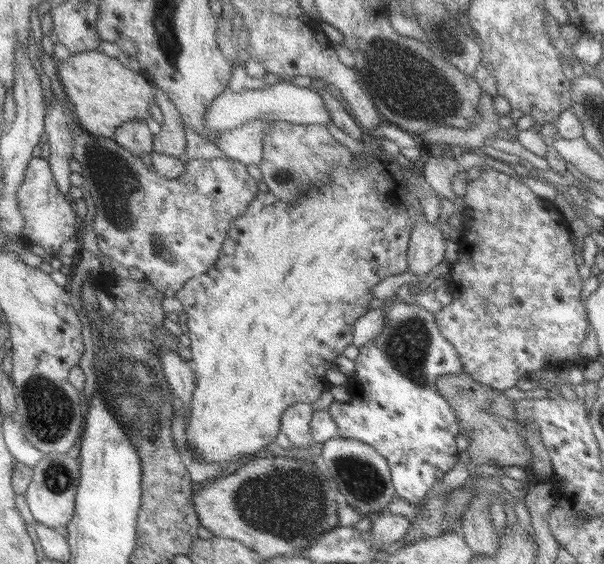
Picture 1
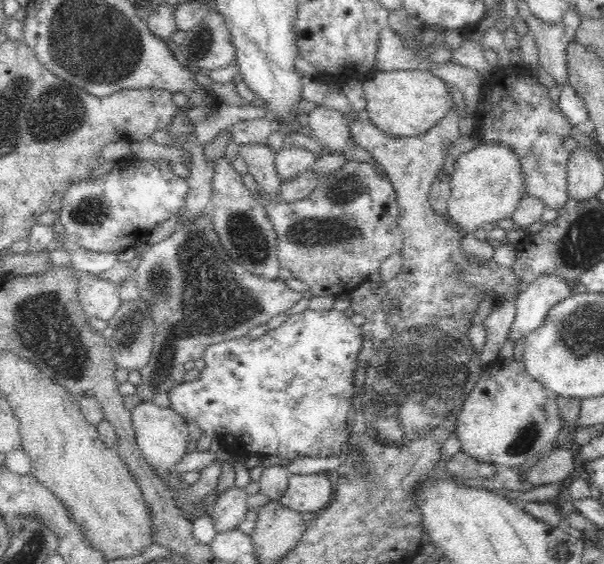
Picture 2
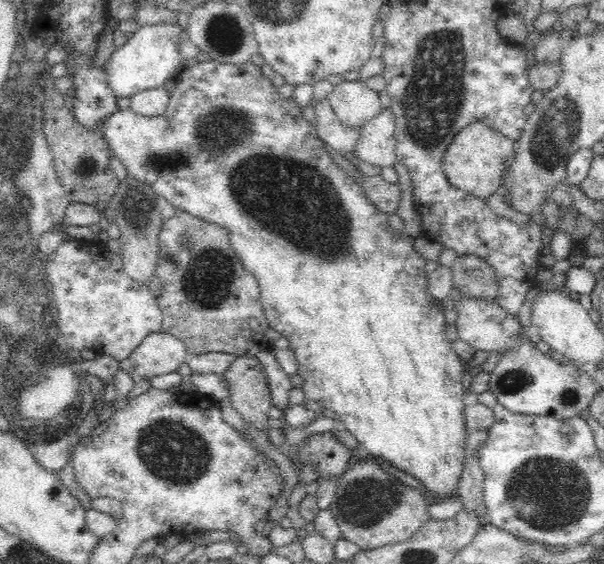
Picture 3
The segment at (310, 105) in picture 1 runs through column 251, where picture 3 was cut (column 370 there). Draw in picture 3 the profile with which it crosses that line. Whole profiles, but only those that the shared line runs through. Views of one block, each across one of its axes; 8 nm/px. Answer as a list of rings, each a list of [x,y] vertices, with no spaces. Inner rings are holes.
[[[344,80],[333,86],[327,99],[342,124],[361,128],[382,112],[379,93],[371,90],[366,82]]]

